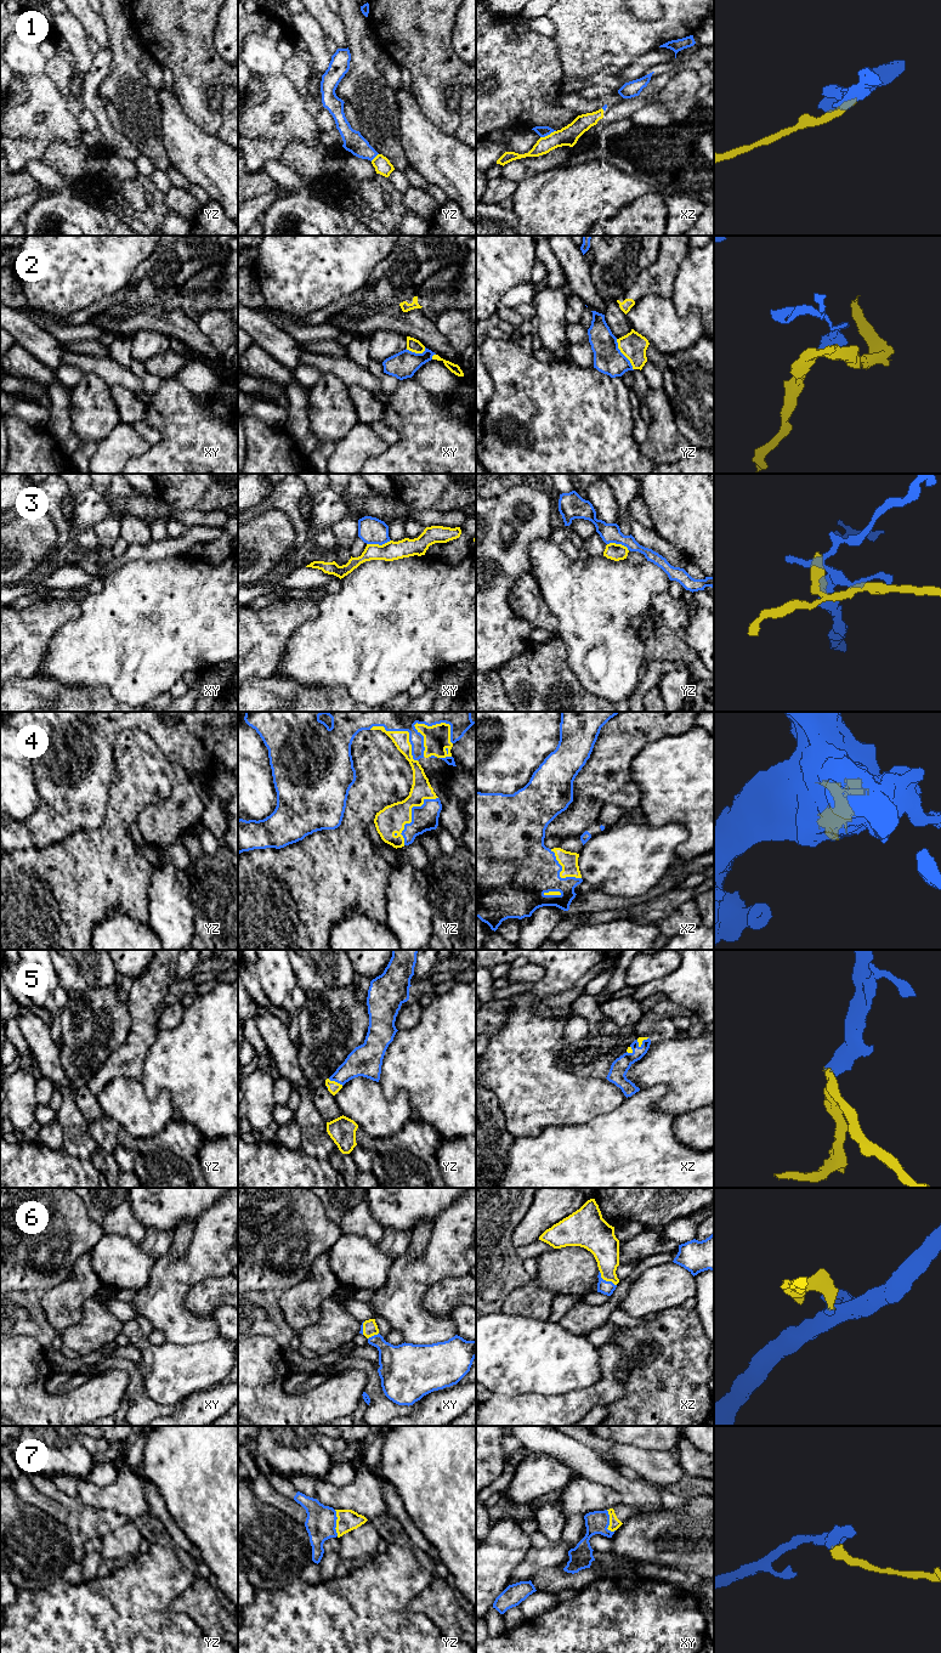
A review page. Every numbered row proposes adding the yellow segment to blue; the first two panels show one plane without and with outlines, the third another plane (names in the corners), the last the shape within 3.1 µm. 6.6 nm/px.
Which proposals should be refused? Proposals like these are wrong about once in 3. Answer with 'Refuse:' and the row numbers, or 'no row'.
Refuse: 1, 2, 3

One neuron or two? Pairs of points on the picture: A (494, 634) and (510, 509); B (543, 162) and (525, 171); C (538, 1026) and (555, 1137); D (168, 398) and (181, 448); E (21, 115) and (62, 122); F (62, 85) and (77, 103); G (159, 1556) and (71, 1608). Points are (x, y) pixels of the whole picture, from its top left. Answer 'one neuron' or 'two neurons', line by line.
A: one neuron
B: one neuron
C: two neurons
D: one neuron
E: one neuron
F: one neuron
G: one neuron

